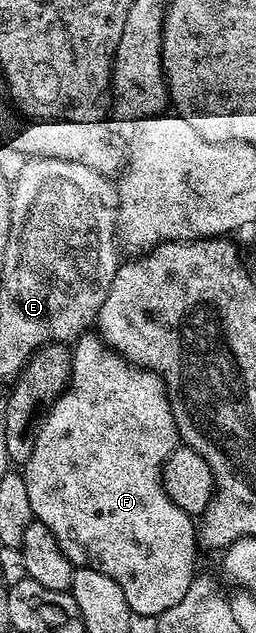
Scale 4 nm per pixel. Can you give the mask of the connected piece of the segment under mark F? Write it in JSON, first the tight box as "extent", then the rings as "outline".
{"extent":[22,334,198,617],"outline":[[[85,334],[76,337],[71,345],[72,373],[64,391],[57,396],[53,404],[48,405],[35,429],[34,450],[30,458],[22,466],[22,475],[26,482],[26,491],[30,497],[30,510],[33,517],[42,522],[54,534],[58,546],[62,546],[62,554],[70,558],[76,568],[93,568],[98,574],[106,574],[106,578],[114,578],[118,586],[122,586],[122,594],[126,594],[126,602],[132,613],[142,616],[159,617],[164,611],[176,606],[185,597],[193,579],[198,575],[196,569],[196,552],[198,553],[198,524],[164,493],[162,469],[170,458],[170,454],[181,443],[180,432],[176,429],[176,419],[172,407],[164,391],[164,379],[156,372],[146,368],[138,368],[119,356],[113,348],[109,348],[99,335]]]}

